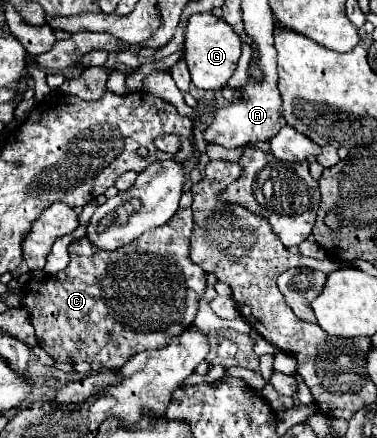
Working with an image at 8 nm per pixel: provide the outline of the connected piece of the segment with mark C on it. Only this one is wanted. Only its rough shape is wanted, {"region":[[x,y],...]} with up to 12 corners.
{"region":[[192,210],[120,250],[86,238],[22,306],[56,362],[120,368],[206,290]]}

